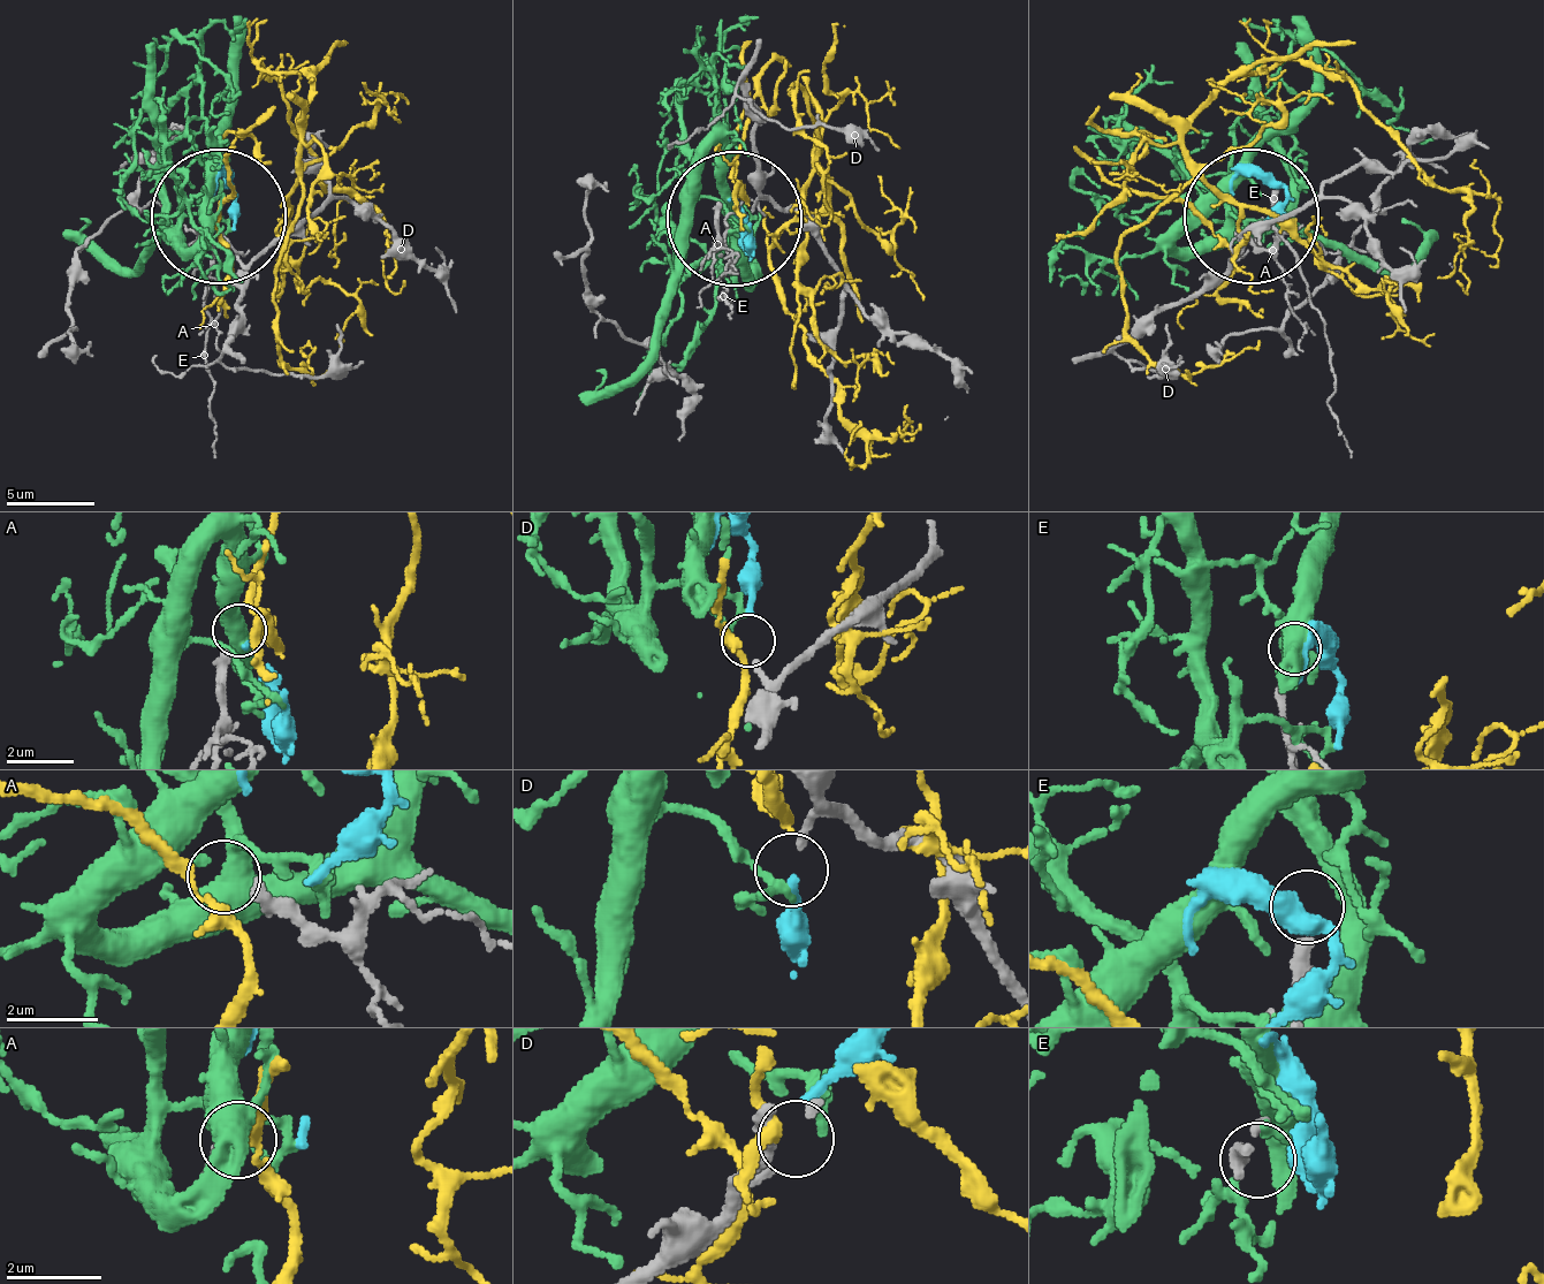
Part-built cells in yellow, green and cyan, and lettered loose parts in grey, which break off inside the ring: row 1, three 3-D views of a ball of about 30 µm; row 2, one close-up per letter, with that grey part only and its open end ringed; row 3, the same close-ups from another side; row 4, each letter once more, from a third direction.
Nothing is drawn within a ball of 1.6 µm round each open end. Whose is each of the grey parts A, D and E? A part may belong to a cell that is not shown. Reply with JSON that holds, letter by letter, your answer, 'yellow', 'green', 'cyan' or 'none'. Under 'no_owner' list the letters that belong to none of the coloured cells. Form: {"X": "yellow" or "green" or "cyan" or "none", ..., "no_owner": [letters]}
{"A": "yellow", "D": "cyan", "E": "none", "no_owner": ["E"]}

